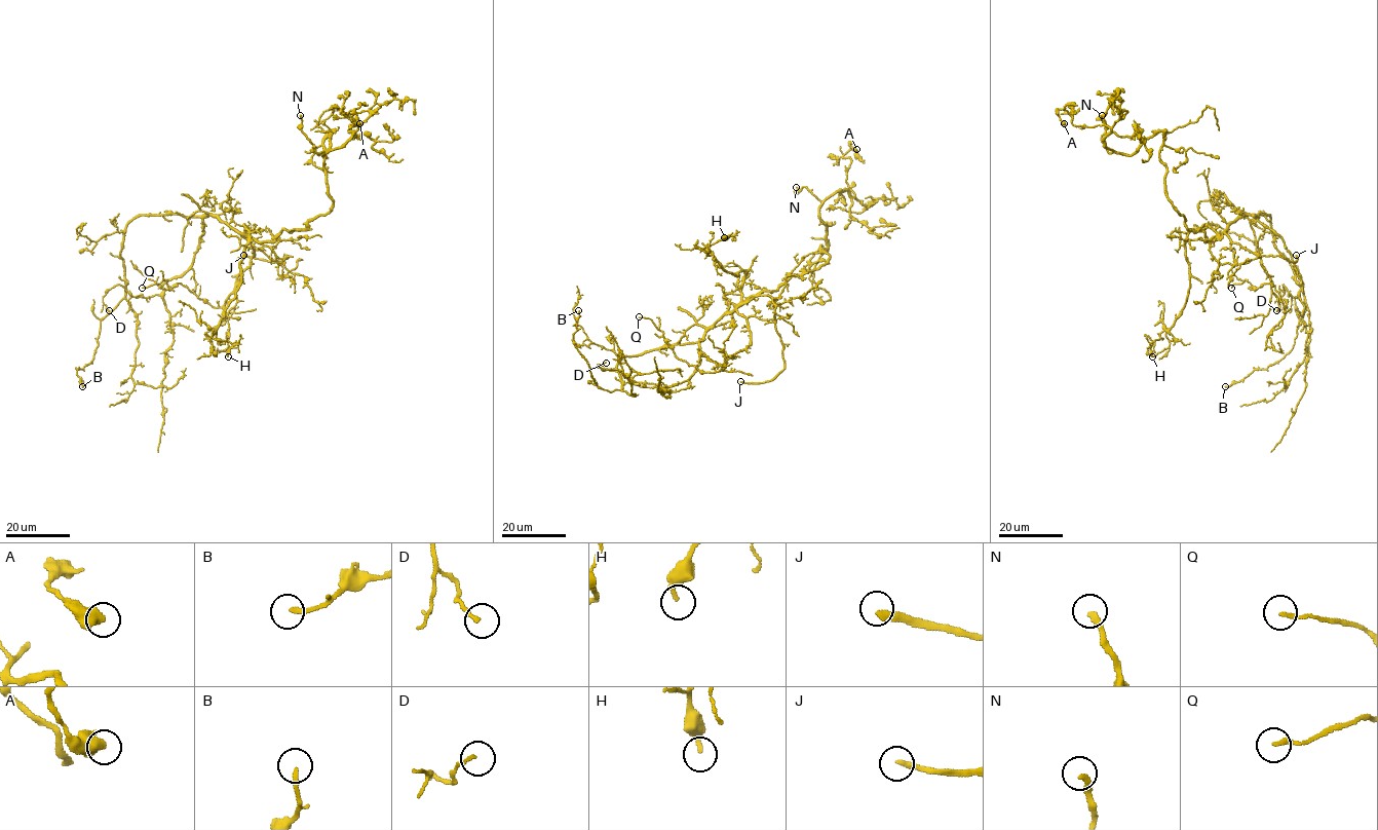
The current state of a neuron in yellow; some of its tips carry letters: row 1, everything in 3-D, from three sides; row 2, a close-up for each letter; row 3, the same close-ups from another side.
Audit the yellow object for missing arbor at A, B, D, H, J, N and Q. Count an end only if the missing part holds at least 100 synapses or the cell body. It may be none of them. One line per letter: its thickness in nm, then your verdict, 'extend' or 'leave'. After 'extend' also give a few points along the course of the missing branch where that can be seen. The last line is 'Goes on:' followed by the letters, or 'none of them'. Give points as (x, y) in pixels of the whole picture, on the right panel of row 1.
A: 550 nm | leave
B: 190 nm | leave
D: 130 nm | leave
H: 240 nm | leave
J: 280 nm | extend | (1296, 255), (1296, 251), (1283, 249)
N: 260 nm | leave
Q: 180 nm | leave
Goes on: J

